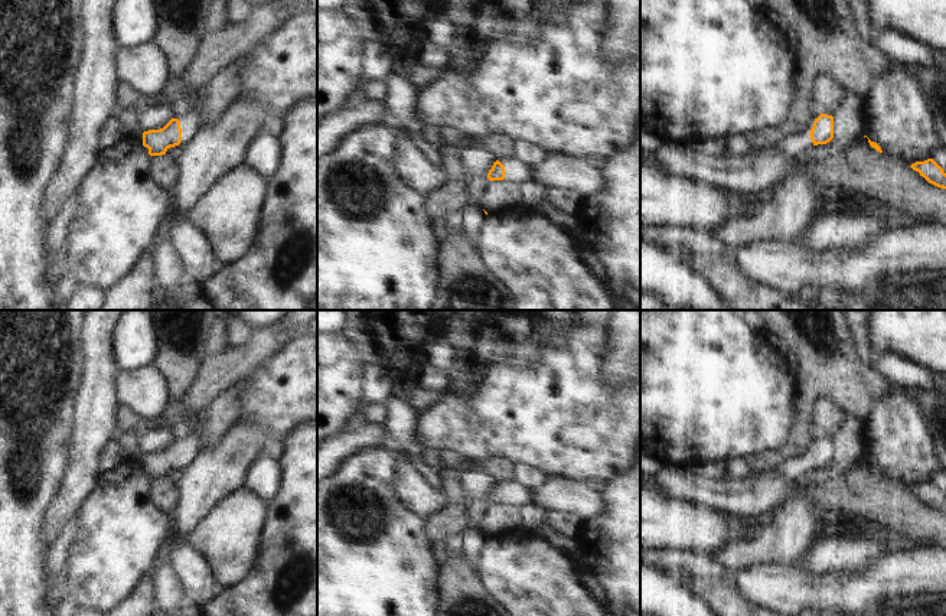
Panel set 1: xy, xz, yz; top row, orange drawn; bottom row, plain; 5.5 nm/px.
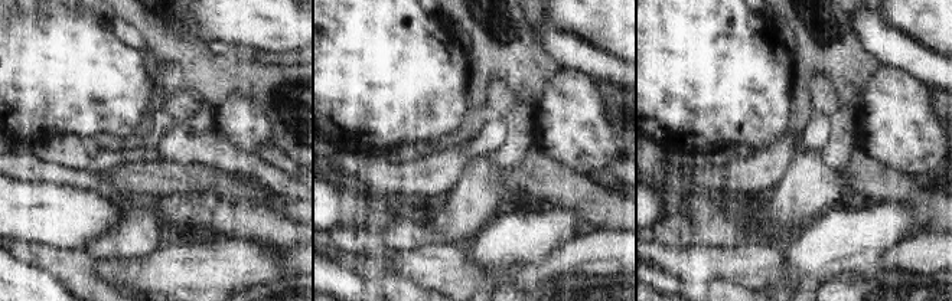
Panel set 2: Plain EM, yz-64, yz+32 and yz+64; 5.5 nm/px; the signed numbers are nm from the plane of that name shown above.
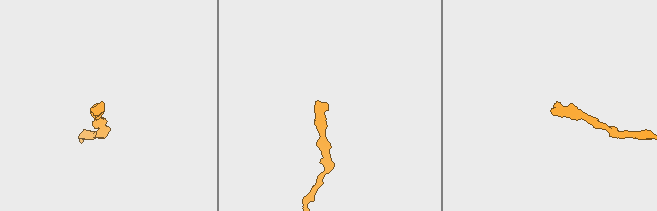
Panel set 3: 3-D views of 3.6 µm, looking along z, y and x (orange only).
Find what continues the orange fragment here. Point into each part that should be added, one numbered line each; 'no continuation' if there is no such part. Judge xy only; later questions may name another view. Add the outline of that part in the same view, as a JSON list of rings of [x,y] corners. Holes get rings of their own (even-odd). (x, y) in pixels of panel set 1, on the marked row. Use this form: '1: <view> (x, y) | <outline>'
1: xy (189, 121) | [[[202,87],[198,89],[196,104],[187,113],[176,113],[174,115],[174,118],[180,121],[182,141],[179,146],[182,147],[185,147],[199,130],[199,114],[202,111],[200,104],[203,102],[205,97],[206,88]]]

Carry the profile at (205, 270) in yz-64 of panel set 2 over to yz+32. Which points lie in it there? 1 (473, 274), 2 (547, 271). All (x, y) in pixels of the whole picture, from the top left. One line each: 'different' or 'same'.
1: same
2: same

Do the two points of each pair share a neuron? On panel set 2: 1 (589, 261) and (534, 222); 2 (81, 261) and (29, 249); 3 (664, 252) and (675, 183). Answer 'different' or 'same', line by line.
1: different
2: same
3: different

